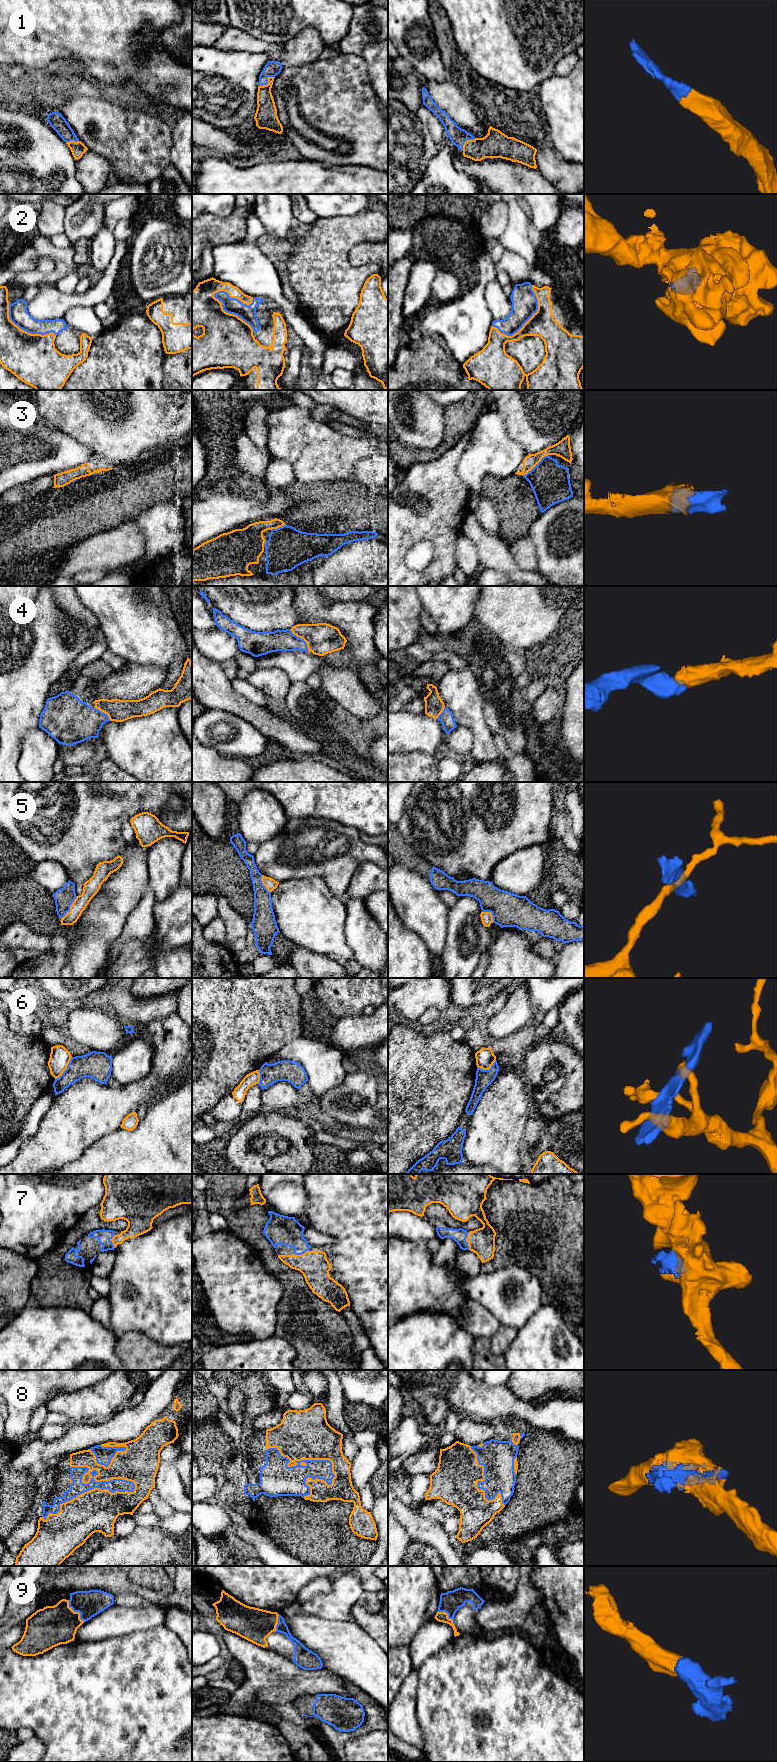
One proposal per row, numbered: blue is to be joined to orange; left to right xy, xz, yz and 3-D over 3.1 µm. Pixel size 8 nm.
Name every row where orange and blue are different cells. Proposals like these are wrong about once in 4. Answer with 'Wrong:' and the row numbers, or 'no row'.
Wrong: 5, 6

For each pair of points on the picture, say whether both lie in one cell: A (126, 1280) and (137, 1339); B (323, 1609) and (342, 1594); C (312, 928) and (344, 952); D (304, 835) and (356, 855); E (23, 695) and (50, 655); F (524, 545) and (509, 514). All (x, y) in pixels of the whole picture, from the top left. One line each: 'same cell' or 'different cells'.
A: different cells
B: same cell
C: same cell
D: same cell
E: same cell
F: different cells

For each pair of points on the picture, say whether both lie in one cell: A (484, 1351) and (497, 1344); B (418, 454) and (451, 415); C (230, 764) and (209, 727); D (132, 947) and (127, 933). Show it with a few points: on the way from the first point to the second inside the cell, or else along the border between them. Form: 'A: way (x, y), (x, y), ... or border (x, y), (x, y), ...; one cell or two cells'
A: border (489, 1339), (491, 1349), (496, 1354), (503, 1355); two cells
B: way (432, 454), (436, 453), (451, 438), (452, 429); one cell
C: border (204, 745), (214, 748), (224, 755), (236, 758); two cells
D: border (151, 950), (141, 942), (130, 939), (116, 958); two cells

